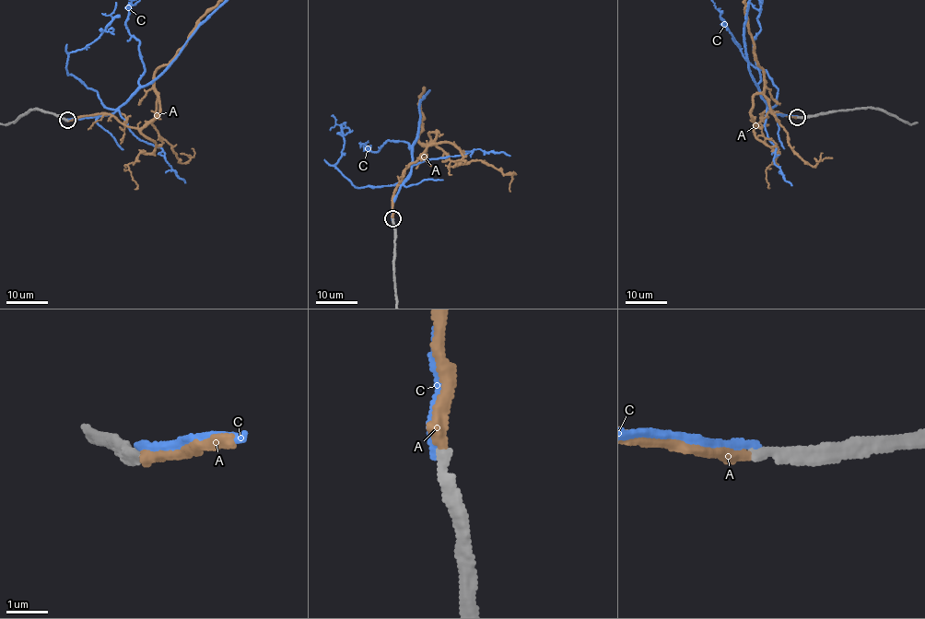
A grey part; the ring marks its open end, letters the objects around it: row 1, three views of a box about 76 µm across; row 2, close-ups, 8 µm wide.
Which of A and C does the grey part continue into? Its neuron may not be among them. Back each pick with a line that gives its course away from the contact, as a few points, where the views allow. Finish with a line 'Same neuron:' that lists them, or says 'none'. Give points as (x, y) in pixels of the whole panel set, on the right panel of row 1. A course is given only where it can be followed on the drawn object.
Same neuron: A

